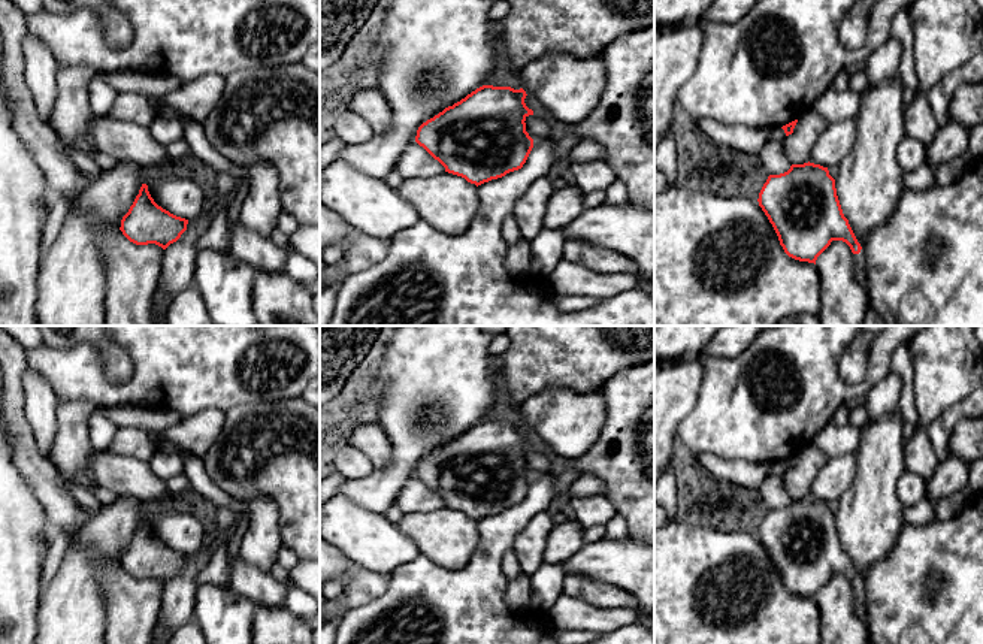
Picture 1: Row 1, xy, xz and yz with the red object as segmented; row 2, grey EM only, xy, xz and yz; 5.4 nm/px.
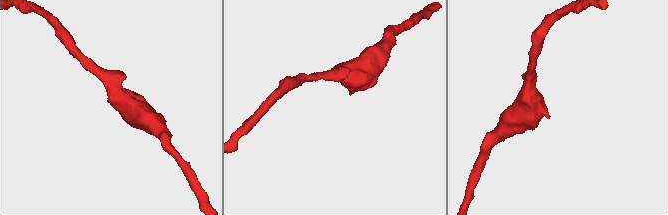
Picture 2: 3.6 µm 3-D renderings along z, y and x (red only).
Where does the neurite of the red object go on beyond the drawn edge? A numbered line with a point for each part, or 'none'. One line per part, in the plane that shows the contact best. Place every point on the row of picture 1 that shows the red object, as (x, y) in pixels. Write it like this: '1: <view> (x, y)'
1: yz (859, 259)

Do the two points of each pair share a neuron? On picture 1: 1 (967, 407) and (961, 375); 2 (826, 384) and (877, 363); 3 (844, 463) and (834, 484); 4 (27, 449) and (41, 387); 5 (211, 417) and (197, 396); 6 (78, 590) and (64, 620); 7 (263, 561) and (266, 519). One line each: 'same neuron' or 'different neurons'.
1: different neurons
2: same neuron
3: same neuron
4: different neurons
5: different neurons
6: same neuron
7: same neuron

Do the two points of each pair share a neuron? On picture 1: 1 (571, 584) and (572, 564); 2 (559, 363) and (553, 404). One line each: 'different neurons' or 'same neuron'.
1: different neurons
2: different neurons

